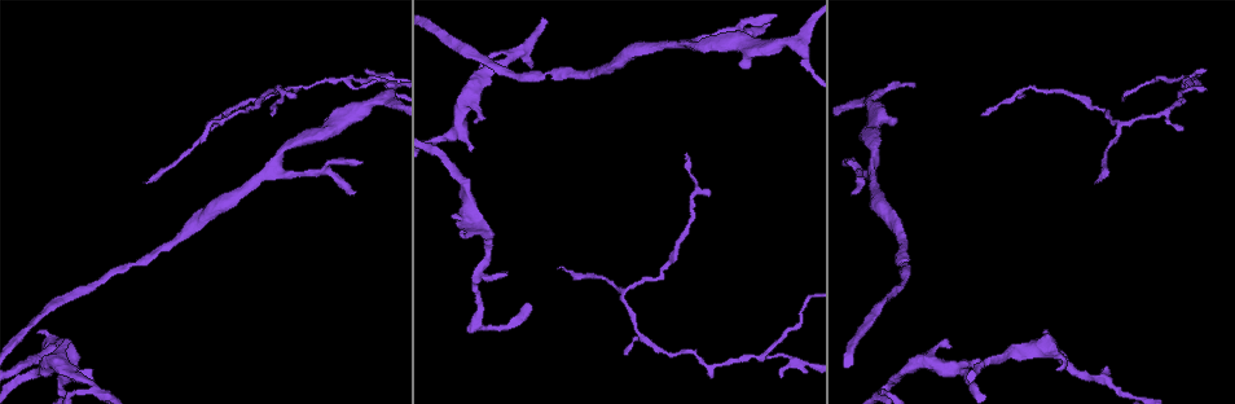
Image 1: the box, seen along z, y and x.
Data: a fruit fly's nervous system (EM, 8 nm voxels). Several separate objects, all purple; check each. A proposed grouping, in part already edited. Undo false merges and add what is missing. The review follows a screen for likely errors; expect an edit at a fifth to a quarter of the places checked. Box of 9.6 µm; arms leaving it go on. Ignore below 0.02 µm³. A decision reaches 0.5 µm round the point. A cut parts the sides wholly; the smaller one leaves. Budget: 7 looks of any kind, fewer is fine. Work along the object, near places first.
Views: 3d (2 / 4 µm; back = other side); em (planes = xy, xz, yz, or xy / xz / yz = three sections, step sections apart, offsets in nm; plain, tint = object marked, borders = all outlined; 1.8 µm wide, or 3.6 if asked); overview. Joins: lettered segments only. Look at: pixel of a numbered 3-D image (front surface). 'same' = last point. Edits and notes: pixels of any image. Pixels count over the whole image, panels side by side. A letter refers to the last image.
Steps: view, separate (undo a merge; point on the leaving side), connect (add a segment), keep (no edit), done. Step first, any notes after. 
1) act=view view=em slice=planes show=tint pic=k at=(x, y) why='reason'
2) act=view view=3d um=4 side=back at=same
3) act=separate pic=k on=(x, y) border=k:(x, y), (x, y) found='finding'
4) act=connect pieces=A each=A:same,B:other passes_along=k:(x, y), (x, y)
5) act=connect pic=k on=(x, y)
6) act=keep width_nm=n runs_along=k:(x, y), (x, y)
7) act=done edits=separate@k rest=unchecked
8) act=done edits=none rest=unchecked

act=view view=em um=3.6 slice=yz step=16 show=tint pic=1 at=(433, 147)

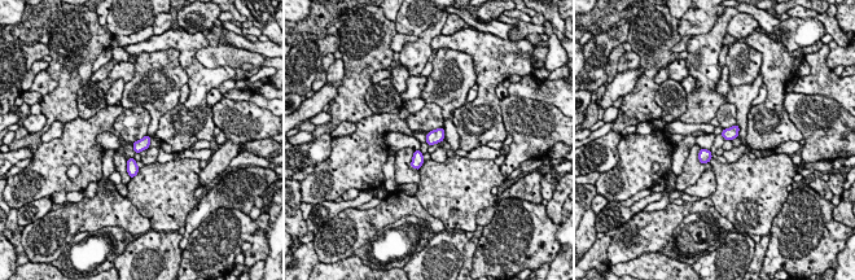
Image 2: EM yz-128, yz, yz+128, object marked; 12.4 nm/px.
act=view view=em um=3.6 slice=planes show=borders at=same why='another direction'

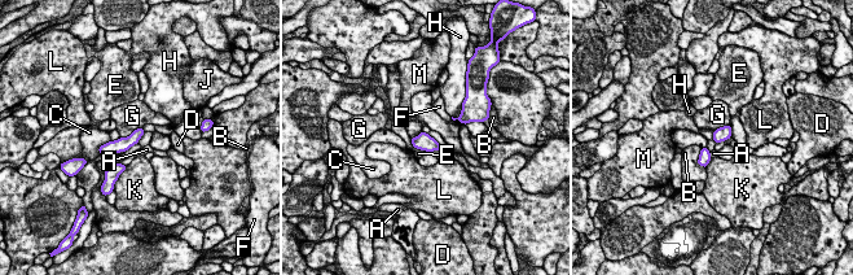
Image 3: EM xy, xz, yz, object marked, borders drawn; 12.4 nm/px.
act=keep each=A:other,B:other,C:other,D:other,E:other,F:other,G:other,H:other,J:other,K:other,L:other,M:other runs_along=3:(140, 131), (131, 140), (102, 151) found='one neuron here'

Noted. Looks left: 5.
act=view view=em slice=xz step=16 show=tint pic=1 at=(766, 25) why='thin end'

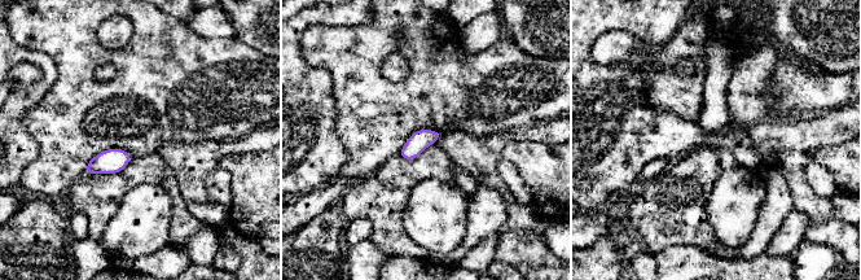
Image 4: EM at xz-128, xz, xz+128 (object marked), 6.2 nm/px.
act=view view=em slice=planes show=borders at=same why='another direction'

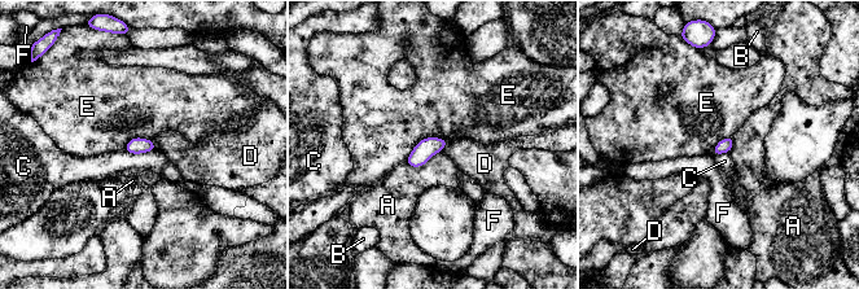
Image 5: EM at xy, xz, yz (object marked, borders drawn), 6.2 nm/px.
act=keep longest_contact=E:300nm each=A:other,B:other,C:other,D:other,E:other,F:other border=5:(446, 138), (423, 138), (404, 161) found='no lettered segment goes on from it'

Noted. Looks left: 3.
act=view view=3d um=2 pic=1 at=(894, 120) why='branch stops here'

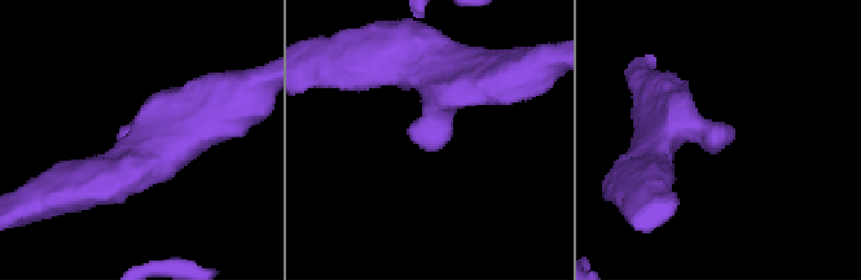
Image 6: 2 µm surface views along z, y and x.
act=view view=em slice=planes show=tint pic=6 at=(728, 139) why='need the tissue'

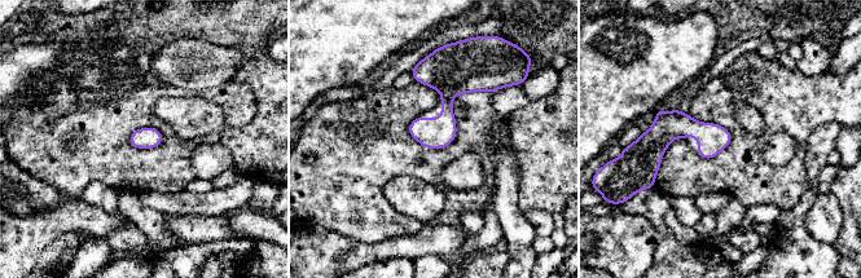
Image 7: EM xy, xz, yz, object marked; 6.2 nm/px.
act=view view=em slice=planes show=borders at=same

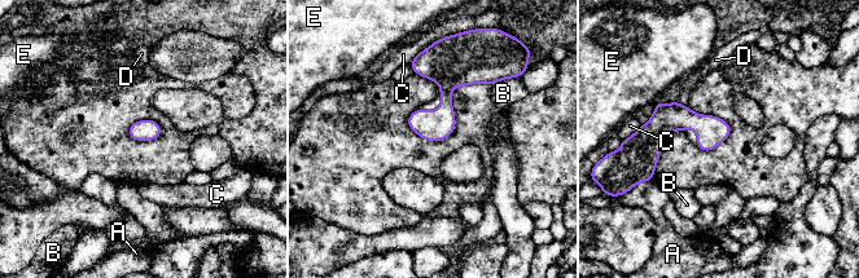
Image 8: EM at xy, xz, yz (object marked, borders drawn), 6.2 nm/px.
act=keep each=A:other,B:other,C:other,D:other,E:other runs_along=8:(727, 128), (664, 122), (645, 129) found='none of them fits'

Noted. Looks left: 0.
act=done edits=none rest=unchecked

